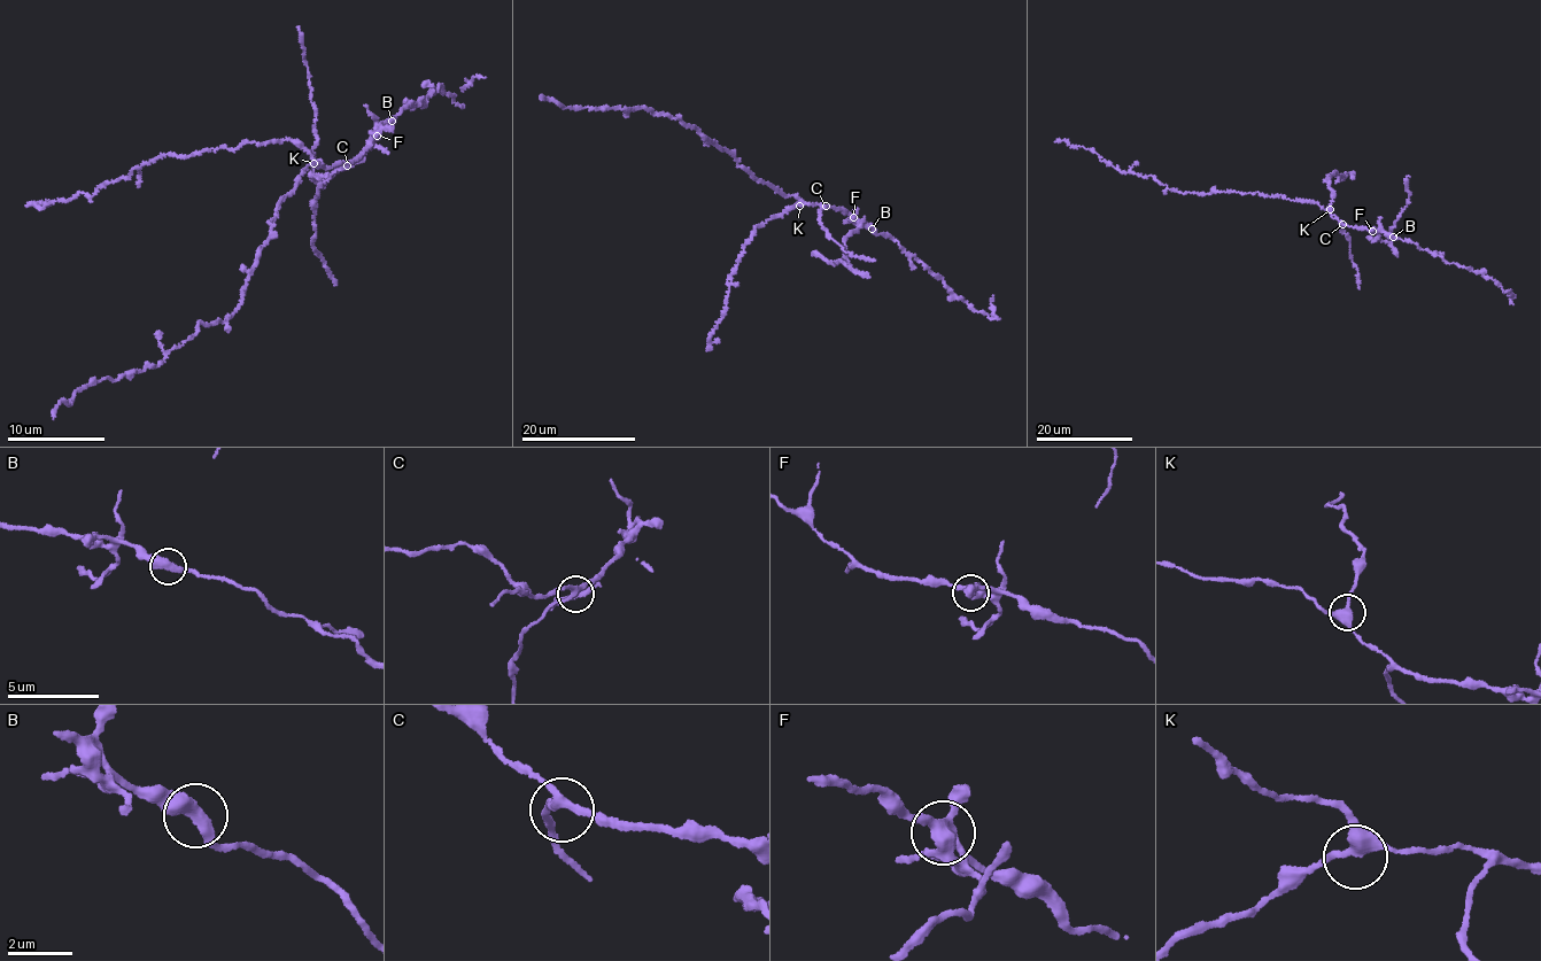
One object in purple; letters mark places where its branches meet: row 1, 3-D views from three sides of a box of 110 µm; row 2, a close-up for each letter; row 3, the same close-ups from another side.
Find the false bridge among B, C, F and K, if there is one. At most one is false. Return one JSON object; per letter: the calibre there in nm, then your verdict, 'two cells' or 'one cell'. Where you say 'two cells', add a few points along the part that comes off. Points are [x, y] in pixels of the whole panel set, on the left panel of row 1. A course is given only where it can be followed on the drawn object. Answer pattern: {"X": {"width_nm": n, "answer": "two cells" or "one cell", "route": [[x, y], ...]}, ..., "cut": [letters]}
{"B": {"width_nm": 440, "answer": "one cell"}, "C": {"width_nm": 220, "answer": "one cell"}, "F": {"width_nm": 380, "answer": "two cells", "route": [[377, 134], [362, 162], [314, 176], [315, 121], [299, 26]]}, "K": {"width_nm": 340, "answer": "one cell"}, "cut": ["F"]}

